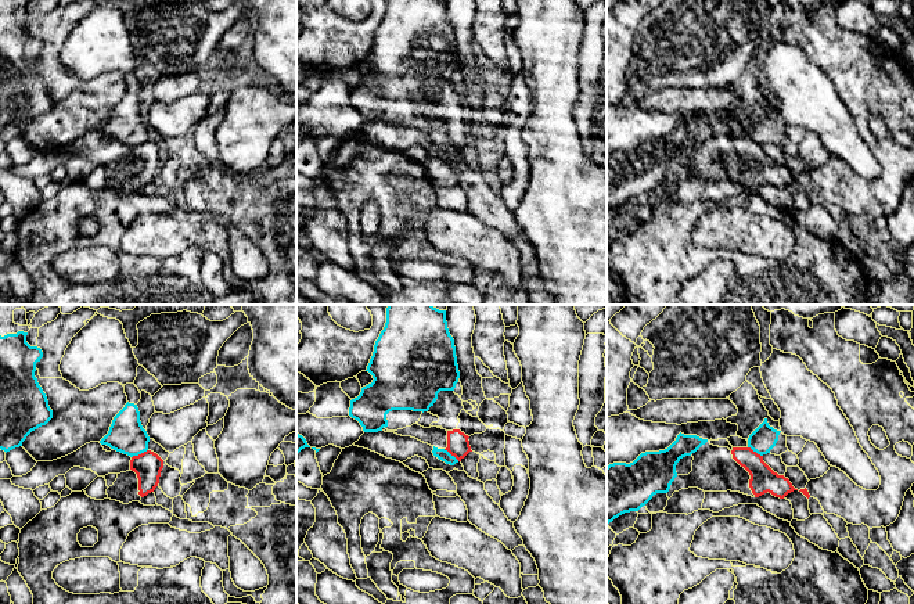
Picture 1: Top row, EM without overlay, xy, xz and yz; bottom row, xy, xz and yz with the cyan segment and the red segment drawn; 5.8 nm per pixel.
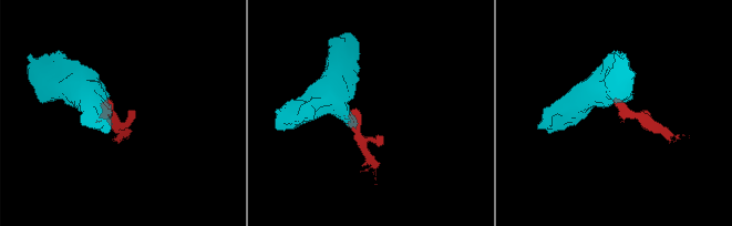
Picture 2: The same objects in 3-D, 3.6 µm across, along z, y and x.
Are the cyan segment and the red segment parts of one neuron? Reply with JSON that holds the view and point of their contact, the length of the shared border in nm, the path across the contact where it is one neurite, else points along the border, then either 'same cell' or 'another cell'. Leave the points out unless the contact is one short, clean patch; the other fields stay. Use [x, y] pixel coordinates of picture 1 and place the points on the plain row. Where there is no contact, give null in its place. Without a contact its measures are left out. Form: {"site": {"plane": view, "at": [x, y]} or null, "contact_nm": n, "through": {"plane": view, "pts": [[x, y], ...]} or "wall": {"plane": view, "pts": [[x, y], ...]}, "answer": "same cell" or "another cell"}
{"site": {"plane": "xy", "at": [139, 143]}, "contact_nm": 110, "wall": {"plane": "xy", "pts": [[147, 139], [132, 147]]}, "answer": "another cell"}

